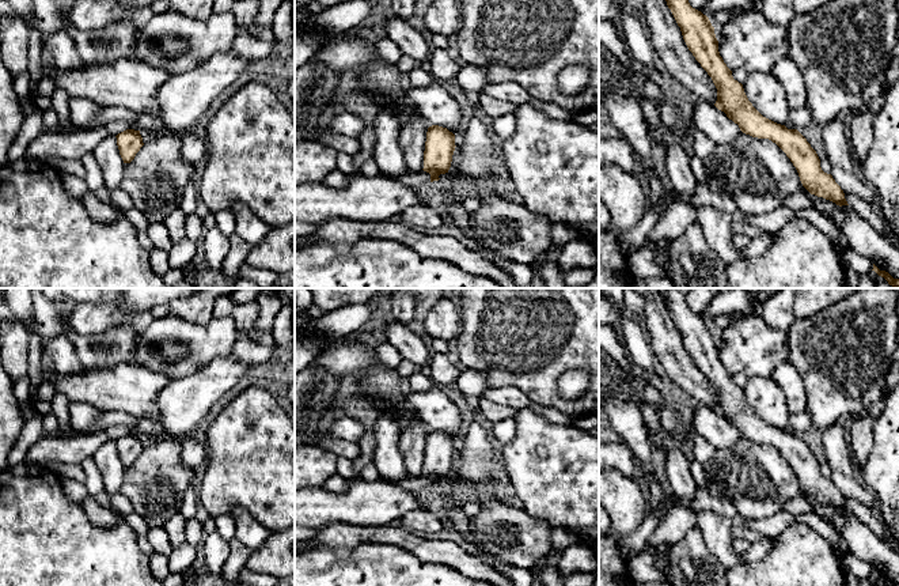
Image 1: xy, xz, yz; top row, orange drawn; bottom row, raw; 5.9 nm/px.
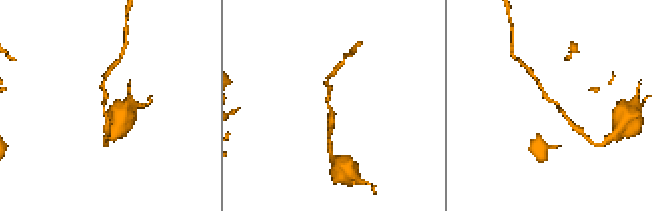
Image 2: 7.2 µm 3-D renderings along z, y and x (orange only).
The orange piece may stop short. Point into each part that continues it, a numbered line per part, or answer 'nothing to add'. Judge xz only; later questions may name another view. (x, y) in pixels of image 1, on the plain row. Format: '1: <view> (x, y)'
nothing to add

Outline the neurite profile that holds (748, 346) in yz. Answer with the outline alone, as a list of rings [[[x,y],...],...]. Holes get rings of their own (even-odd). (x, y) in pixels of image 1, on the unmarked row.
[[[762,315],[735,318],[722,329],[720,337],[718,356],[731,375],[740,373],[748,379],[771,378],[774,370],[789,360],[788,332],[771,328]]]

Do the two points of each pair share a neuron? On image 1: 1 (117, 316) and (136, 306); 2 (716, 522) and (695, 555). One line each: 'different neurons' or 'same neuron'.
1: same neuron
2: different neurons

